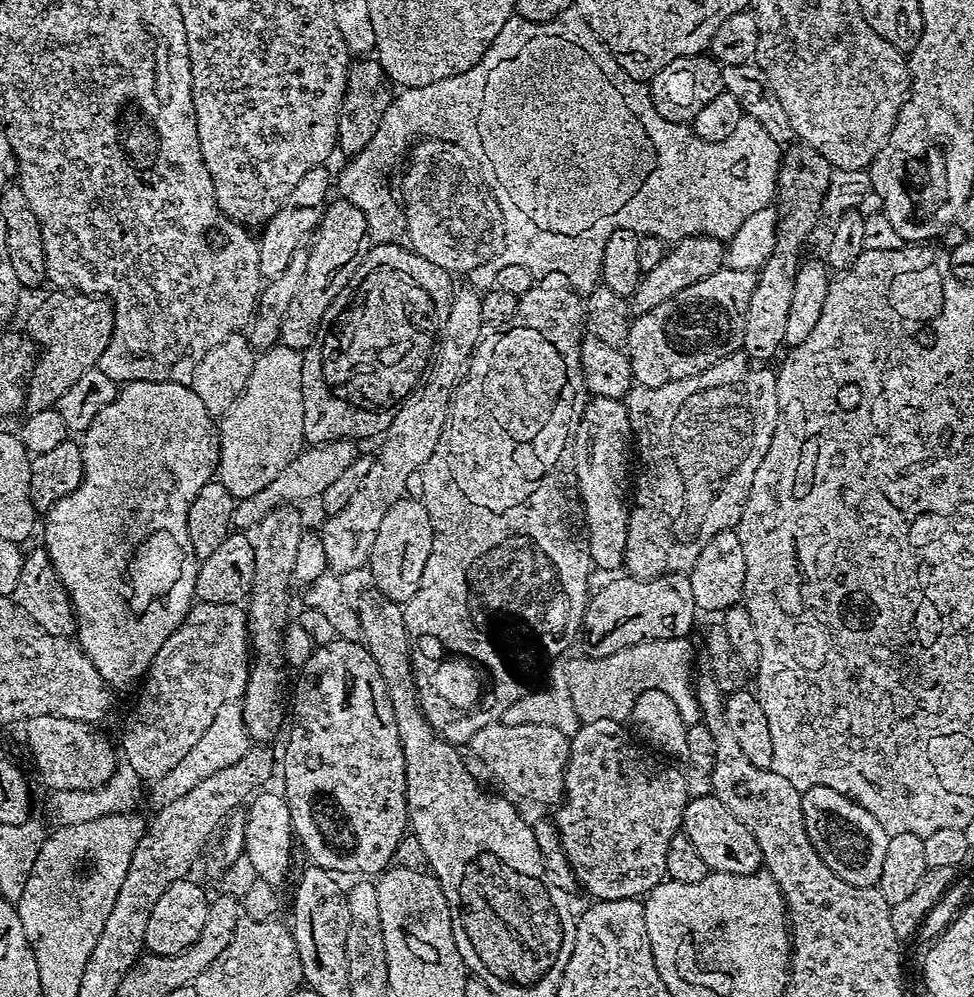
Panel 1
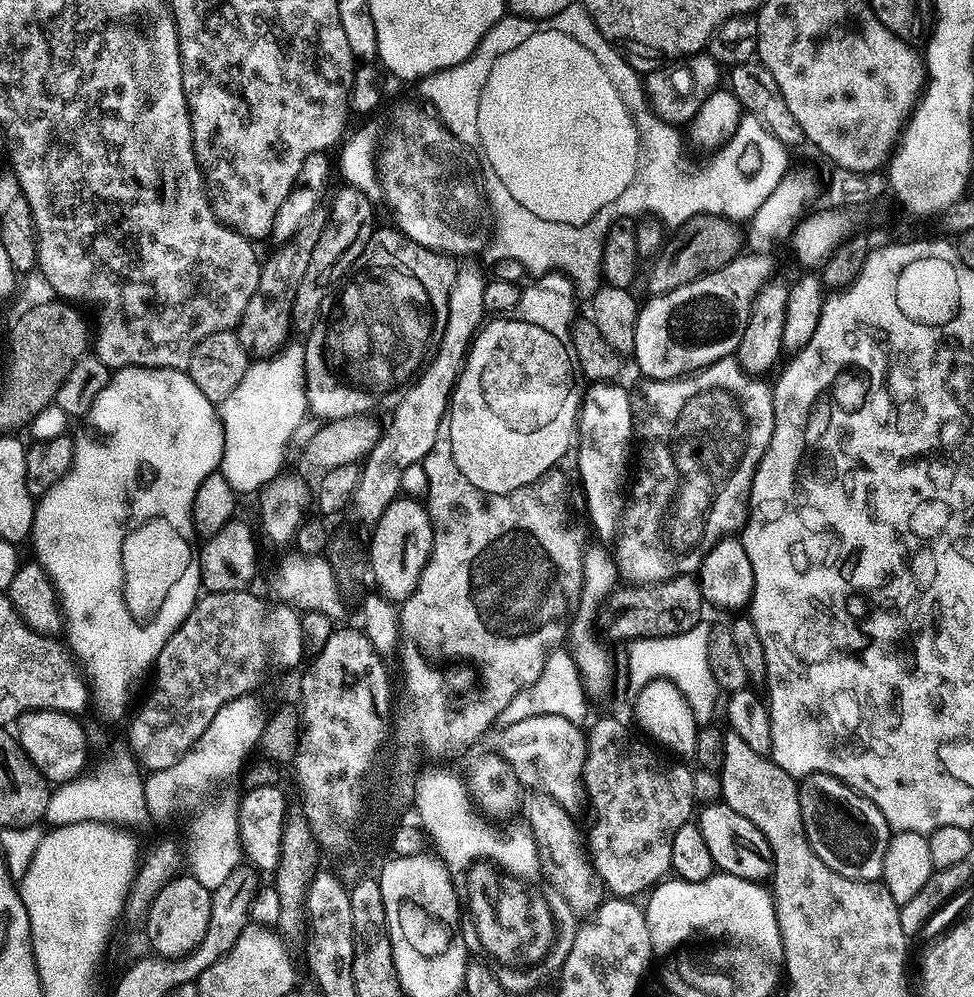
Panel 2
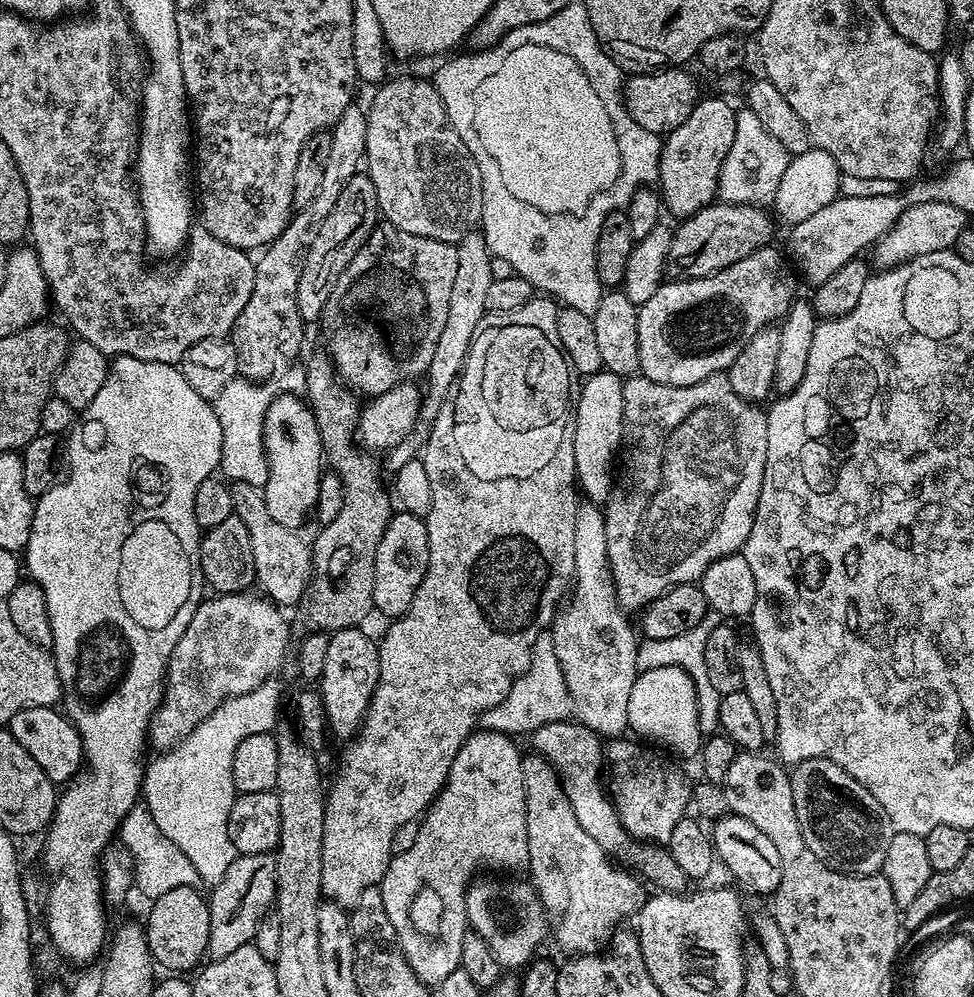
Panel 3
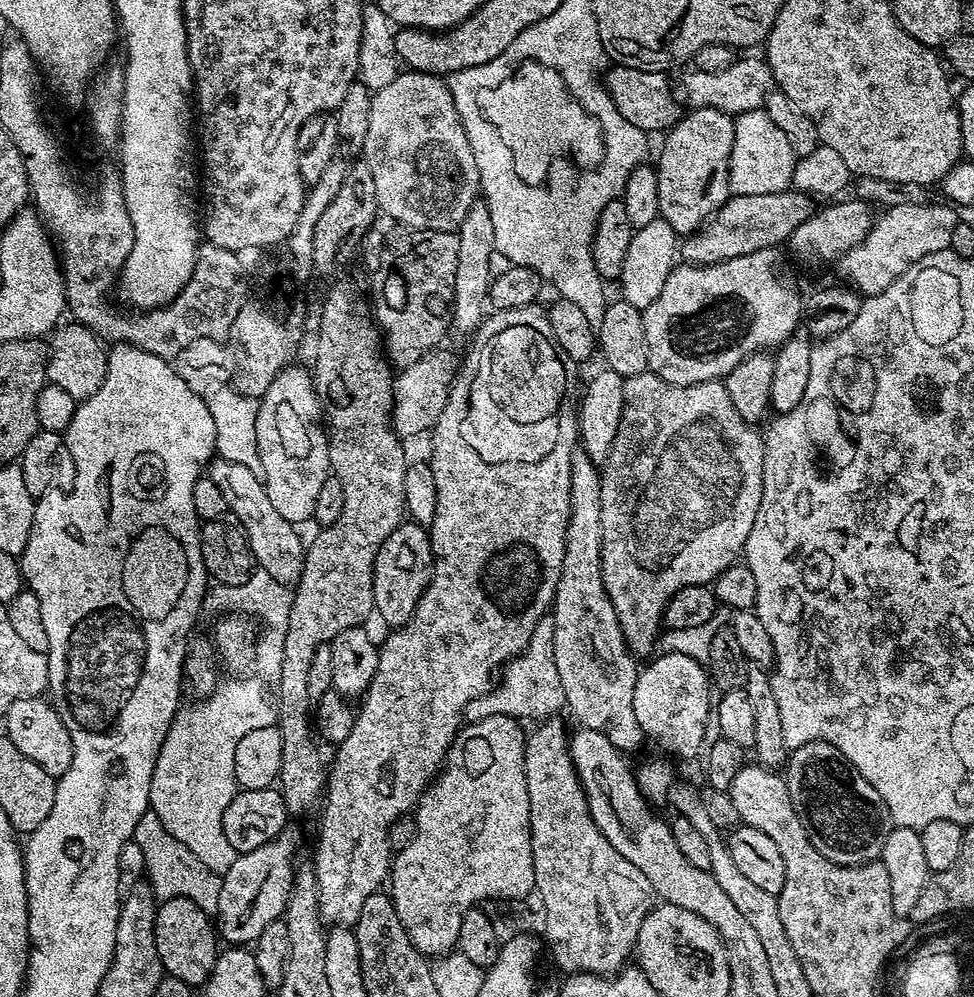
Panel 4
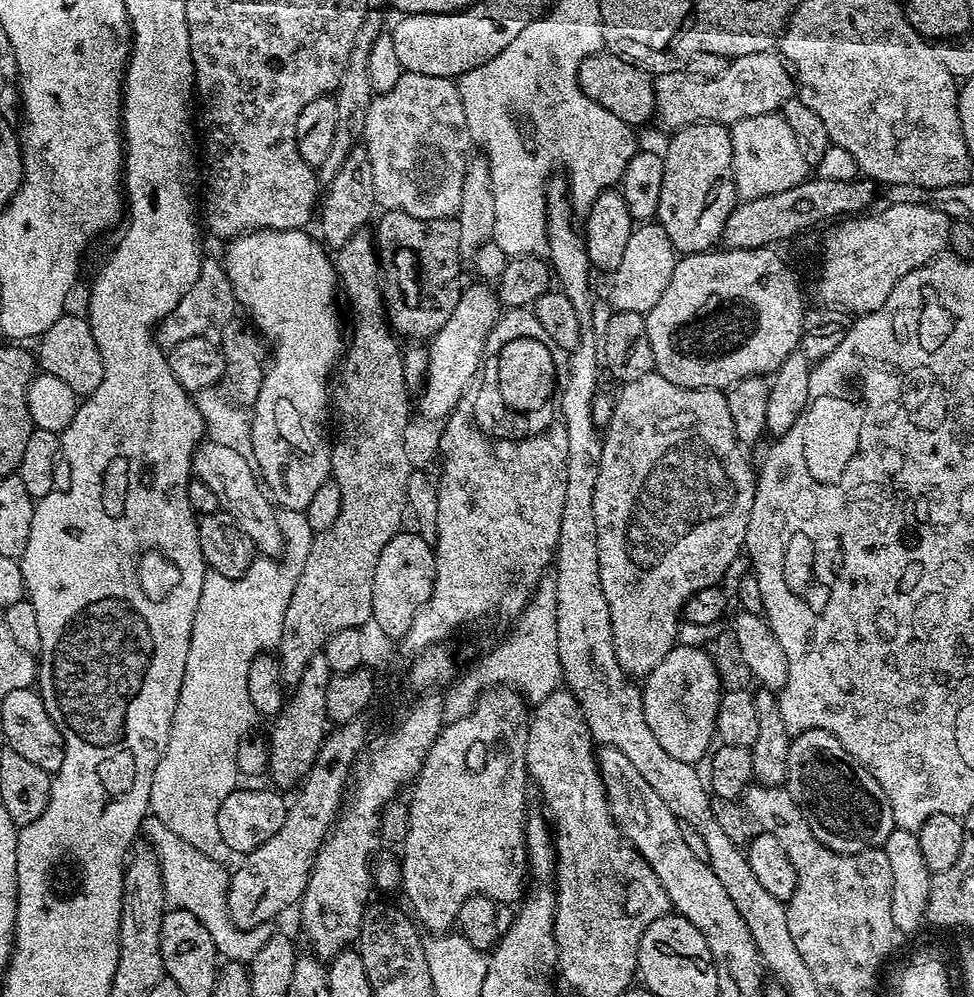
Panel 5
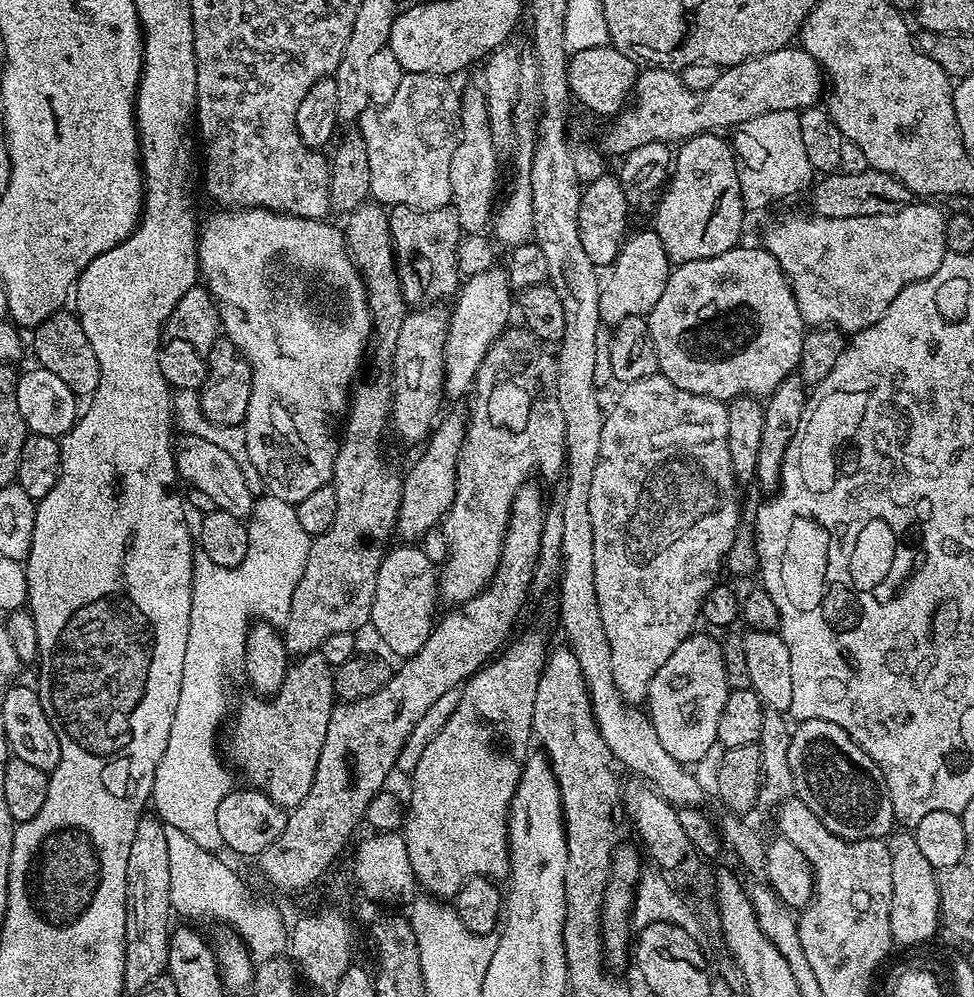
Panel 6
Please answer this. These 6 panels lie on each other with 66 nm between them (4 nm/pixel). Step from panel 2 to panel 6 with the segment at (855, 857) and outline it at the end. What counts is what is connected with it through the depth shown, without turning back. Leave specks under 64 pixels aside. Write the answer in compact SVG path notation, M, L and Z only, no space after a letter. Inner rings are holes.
M821 720L799 721L790 742L790 774L794 774L795 799L806 802L822 826L838 838L879 840L893 831L890 794L882 770L842 726Z

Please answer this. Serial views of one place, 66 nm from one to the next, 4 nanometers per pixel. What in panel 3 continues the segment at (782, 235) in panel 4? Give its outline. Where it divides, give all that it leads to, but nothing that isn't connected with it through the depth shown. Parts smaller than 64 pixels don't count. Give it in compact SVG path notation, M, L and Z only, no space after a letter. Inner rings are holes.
M713 202L693 216L681 219L675 225L667 264L667 275L672 278L693 280L726 270L734 262L742 262L754 250L769 247L772 240L774 216L760 204L730 204Z

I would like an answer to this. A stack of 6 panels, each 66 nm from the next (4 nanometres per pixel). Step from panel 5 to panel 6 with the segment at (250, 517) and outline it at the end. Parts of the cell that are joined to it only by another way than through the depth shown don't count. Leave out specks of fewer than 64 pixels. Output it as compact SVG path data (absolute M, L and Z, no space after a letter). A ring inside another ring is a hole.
M184 434L175 441L174 447L176 475L185 485L188 483L188 486L202 490L202 494L210 494L219 511L229 512L241 518L251 517L254 495L252 496L252 488L248 485L248 476L244 473L245 465L237 462L230 454L226 454L222 446L214 446L214 442L206 438Z

